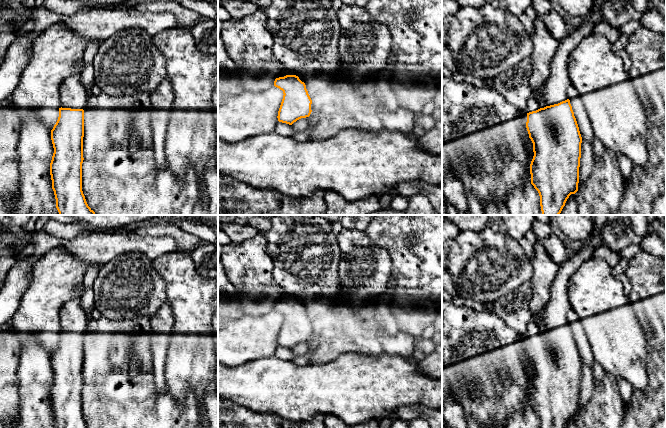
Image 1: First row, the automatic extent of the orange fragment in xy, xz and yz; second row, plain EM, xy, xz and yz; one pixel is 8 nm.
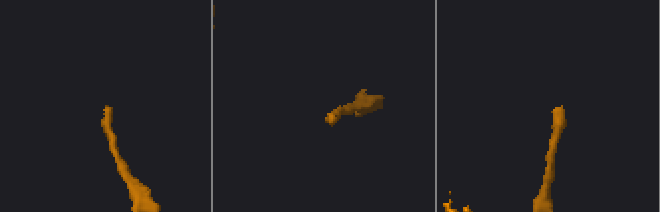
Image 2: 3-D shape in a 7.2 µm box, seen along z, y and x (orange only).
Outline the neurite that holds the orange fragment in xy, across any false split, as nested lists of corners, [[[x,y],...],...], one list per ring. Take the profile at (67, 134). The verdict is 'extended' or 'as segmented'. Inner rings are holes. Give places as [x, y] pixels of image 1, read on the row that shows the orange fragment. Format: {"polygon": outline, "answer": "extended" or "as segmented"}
{"polygon": [[[84,62],[74,67],[73,73],[61,83],[59,117],[51,130],[54,153],[50,163],[50,175],[59,215],[96,215],[88,206],[82,191],[84,110],[90,95],[81,83],[84,67]]], "answer": "extended"}

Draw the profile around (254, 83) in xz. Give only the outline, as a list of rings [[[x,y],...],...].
[[[258,9],[241,19],[231,18],[223,21],[220,38],[237,67],[244,90],[254,93],[267,90],[274,86],[275,79],[285,71],[283,65],[273,55],[274,39],[267,29],[264,10]]]

